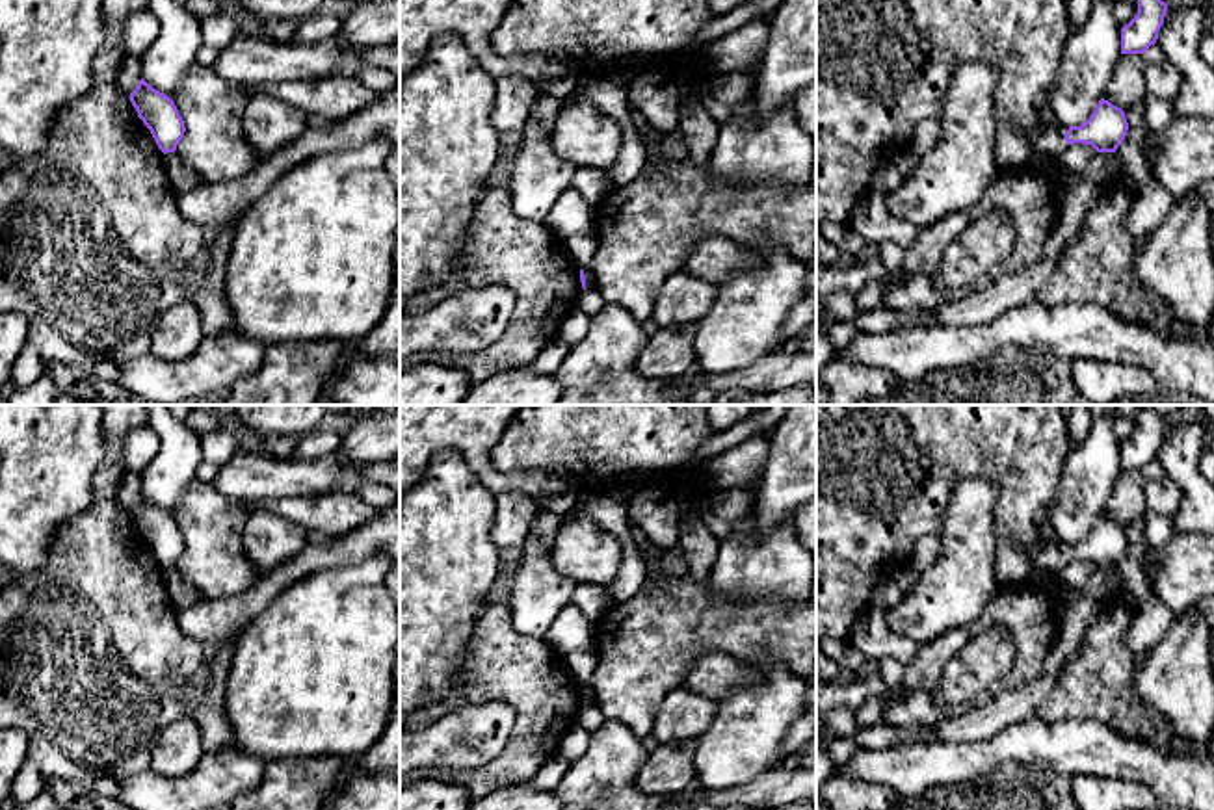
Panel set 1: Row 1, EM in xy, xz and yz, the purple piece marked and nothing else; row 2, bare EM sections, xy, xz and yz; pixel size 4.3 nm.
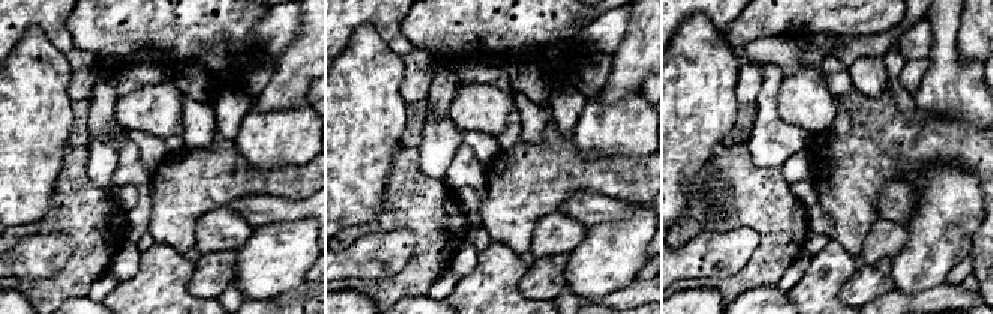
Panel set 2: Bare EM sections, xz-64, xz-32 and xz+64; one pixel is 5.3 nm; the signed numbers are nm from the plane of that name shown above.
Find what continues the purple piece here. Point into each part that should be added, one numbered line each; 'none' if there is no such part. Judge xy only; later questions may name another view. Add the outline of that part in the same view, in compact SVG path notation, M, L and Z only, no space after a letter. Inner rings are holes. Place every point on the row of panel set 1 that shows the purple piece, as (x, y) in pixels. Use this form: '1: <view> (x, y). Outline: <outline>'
none

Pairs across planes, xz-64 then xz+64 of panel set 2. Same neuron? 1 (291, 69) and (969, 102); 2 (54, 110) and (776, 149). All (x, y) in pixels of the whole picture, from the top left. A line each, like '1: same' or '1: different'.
1: different
2: different

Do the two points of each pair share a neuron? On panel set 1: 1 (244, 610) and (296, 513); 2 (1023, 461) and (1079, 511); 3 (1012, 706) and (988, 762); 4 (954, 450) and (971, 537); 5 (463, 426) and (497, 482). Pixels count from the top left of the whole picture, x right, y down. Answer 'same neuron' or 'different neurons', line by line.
1: different neurons
2: different neurons
3: different neurons
4: different neurons
5: same neuron

